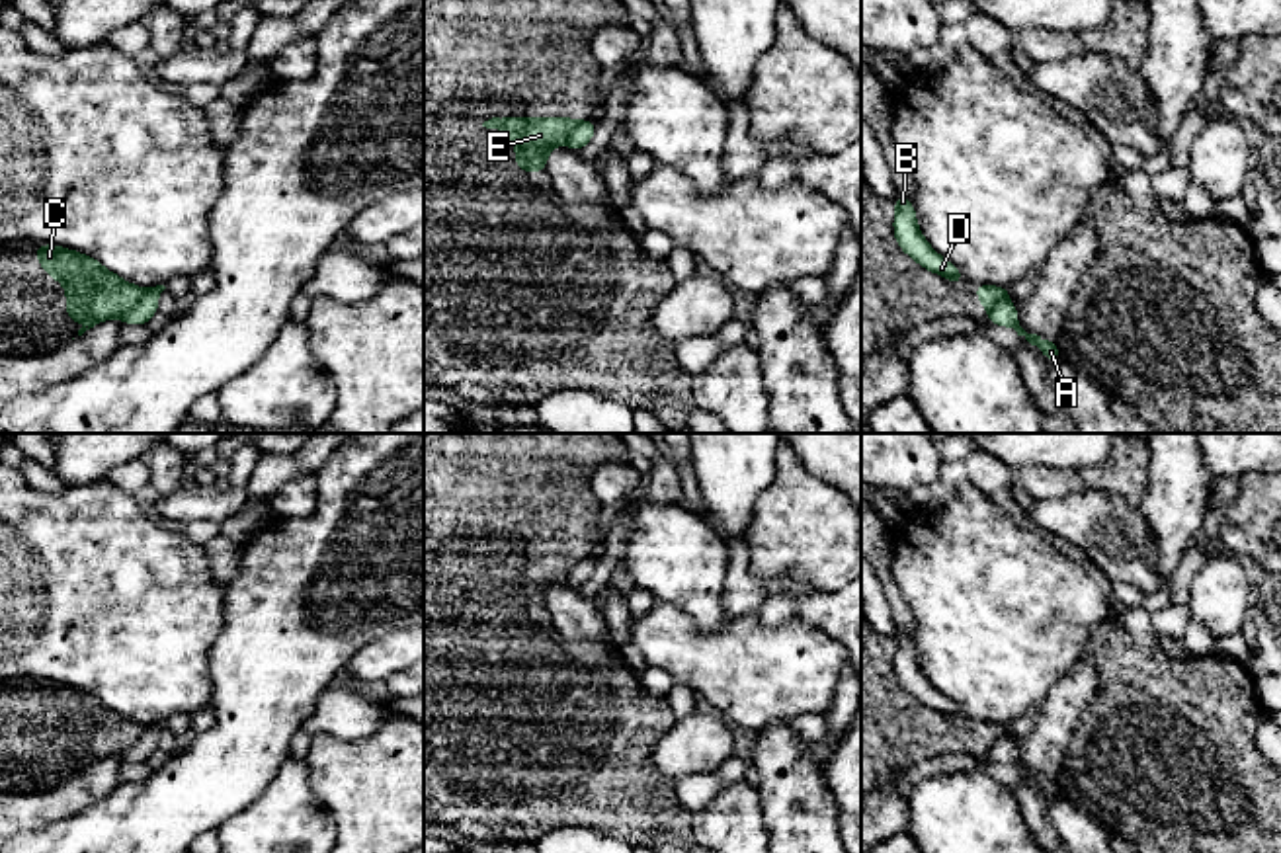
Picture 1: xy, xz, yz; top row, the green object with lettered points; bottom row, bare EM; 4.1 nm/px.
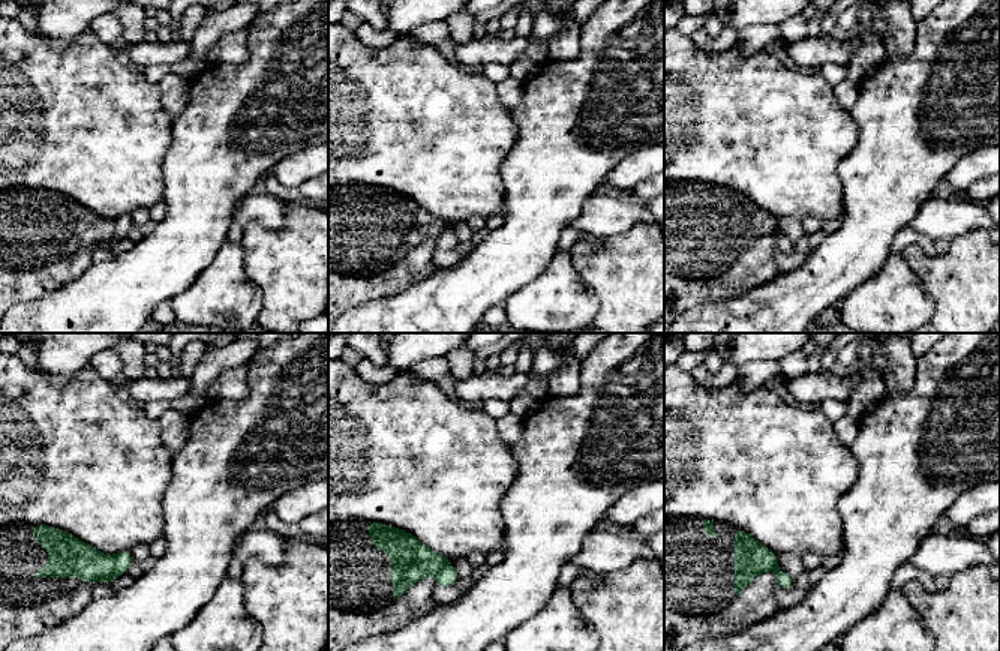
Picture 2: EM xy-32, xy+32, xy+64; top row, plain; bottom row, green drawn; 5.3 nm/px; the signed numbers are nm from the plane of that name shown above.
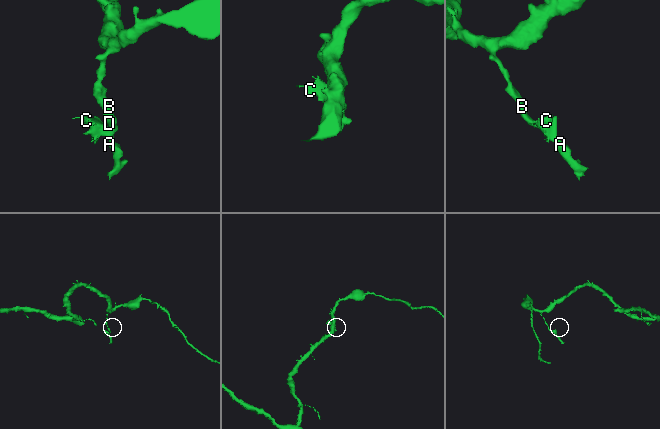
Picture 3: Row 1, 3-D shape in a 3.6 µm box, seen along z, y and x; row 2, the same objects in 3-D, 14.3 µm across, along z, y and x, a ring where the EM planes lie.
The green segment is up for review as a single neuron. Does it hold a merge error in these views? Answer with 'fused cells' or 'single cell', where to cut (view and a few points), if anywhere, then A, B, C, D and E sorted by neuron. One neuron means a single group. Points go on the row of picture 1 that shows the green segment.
fused cells; cut xy (145, 291), (122, 317); groups A B D / C E

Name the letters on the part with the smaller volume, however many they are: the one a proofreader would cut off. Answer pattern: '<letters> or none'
C, E

